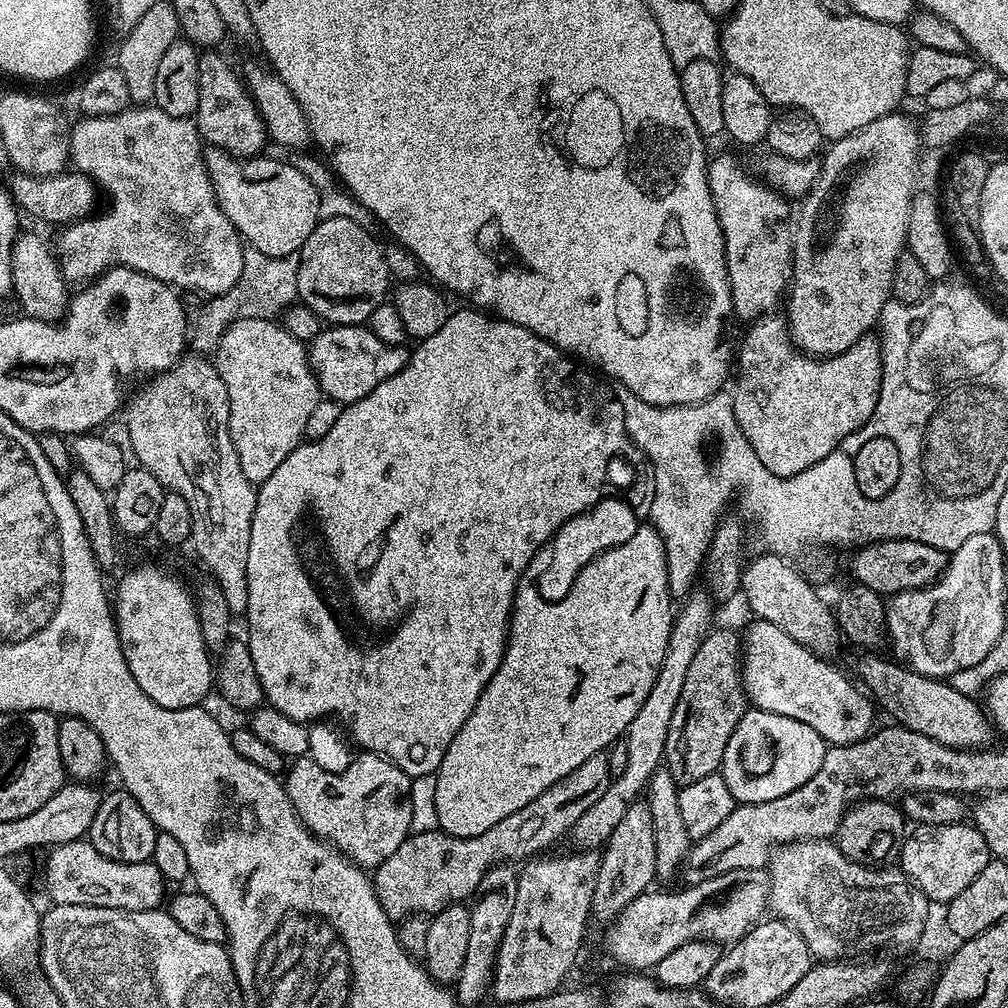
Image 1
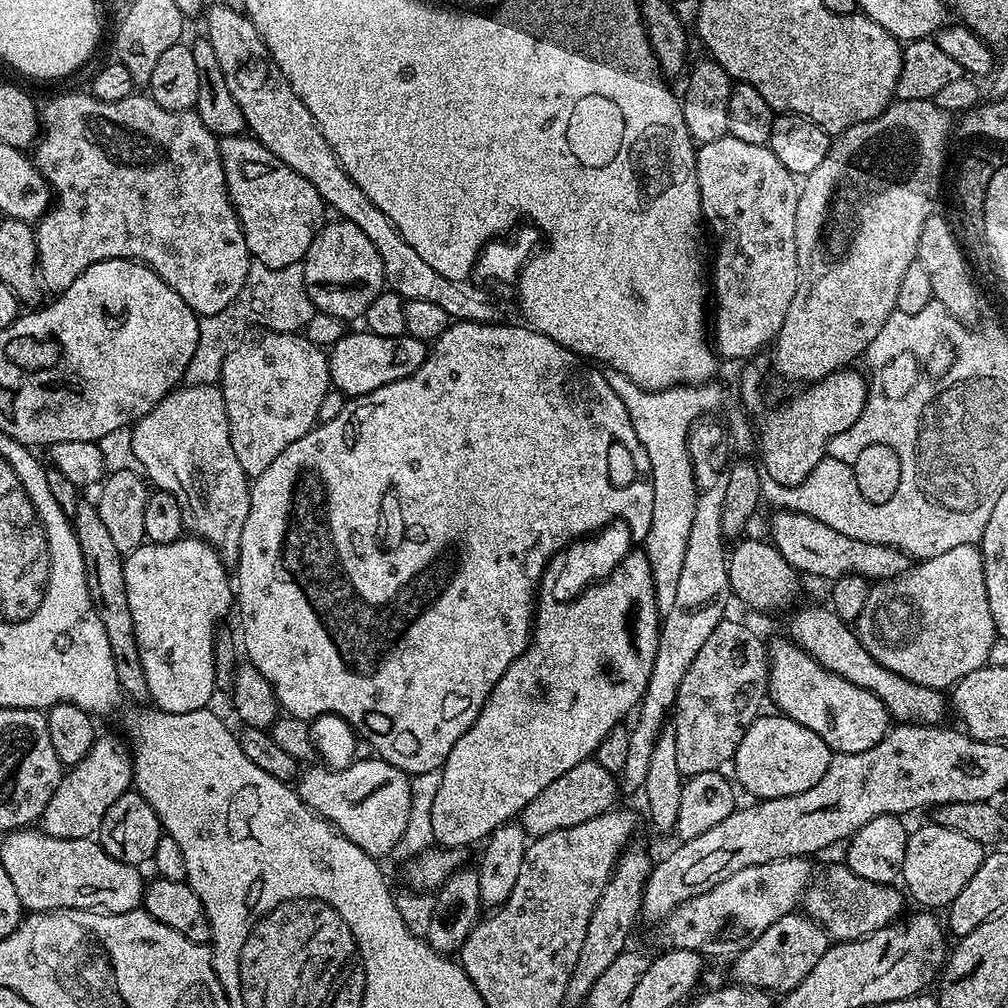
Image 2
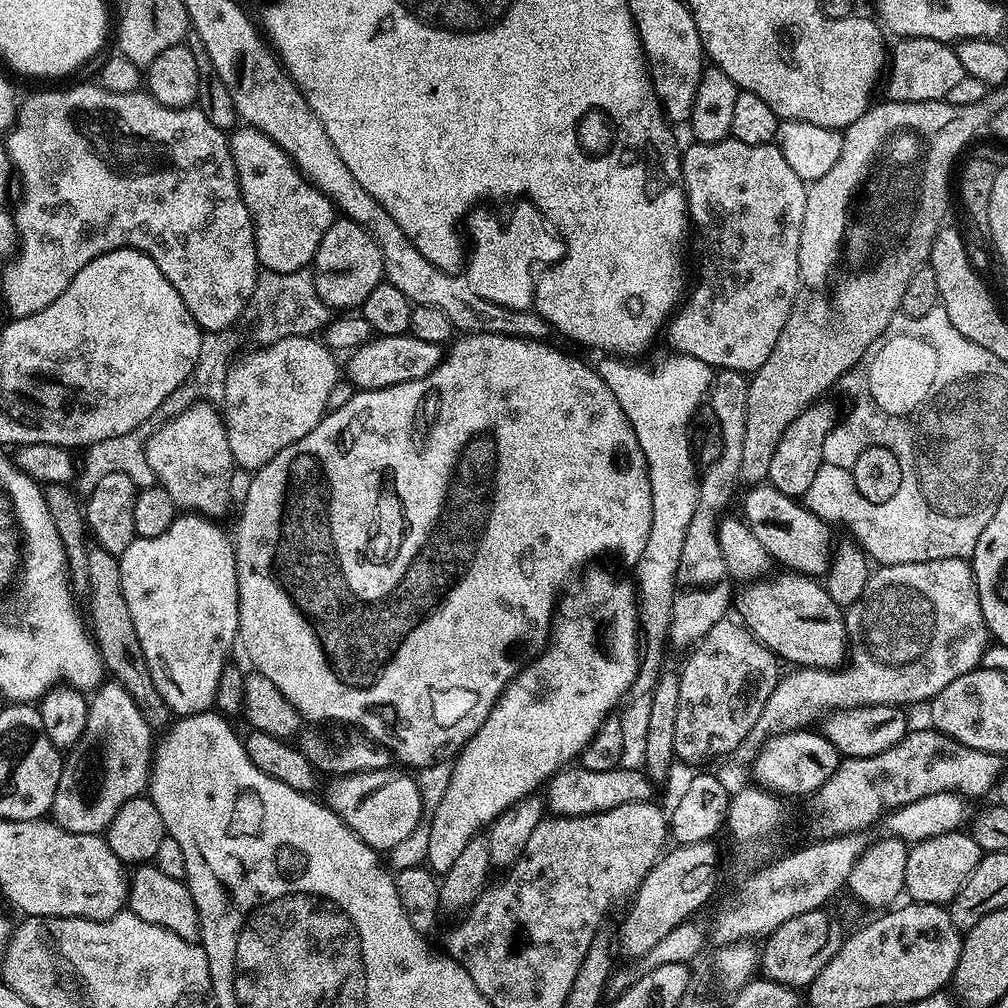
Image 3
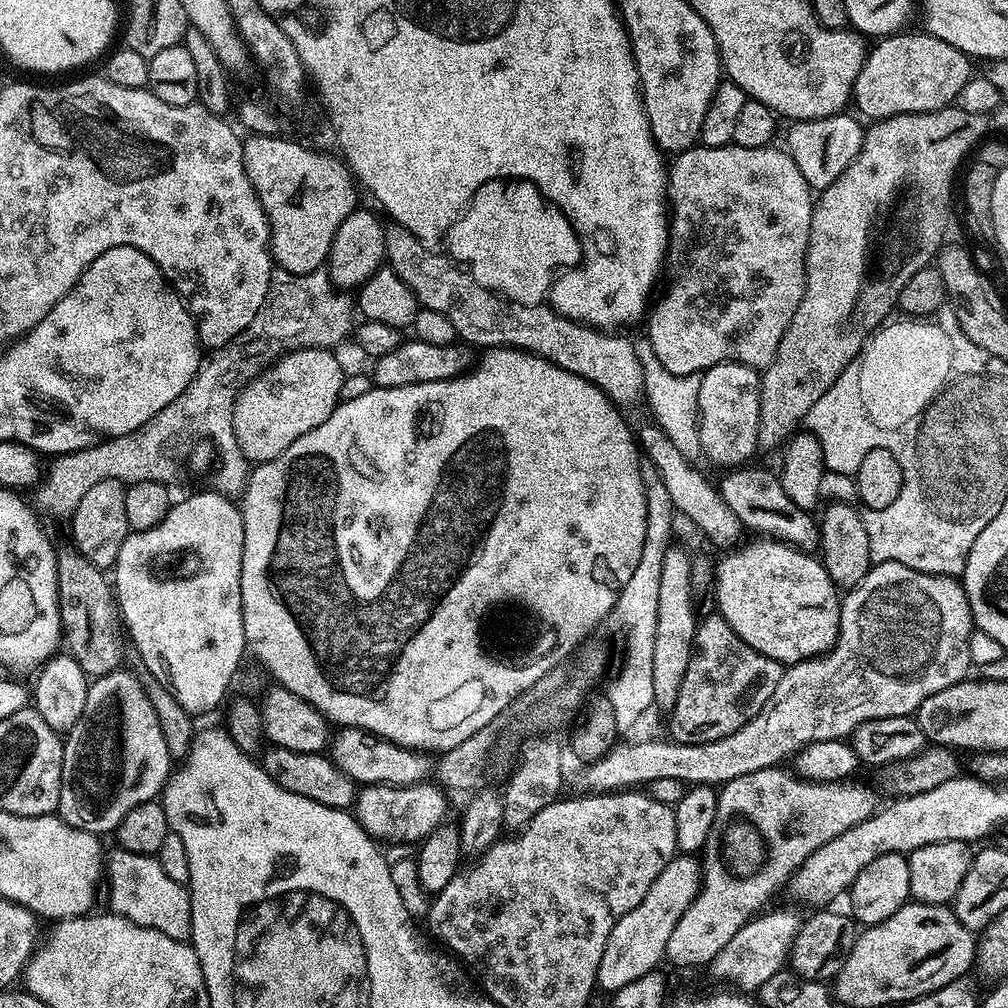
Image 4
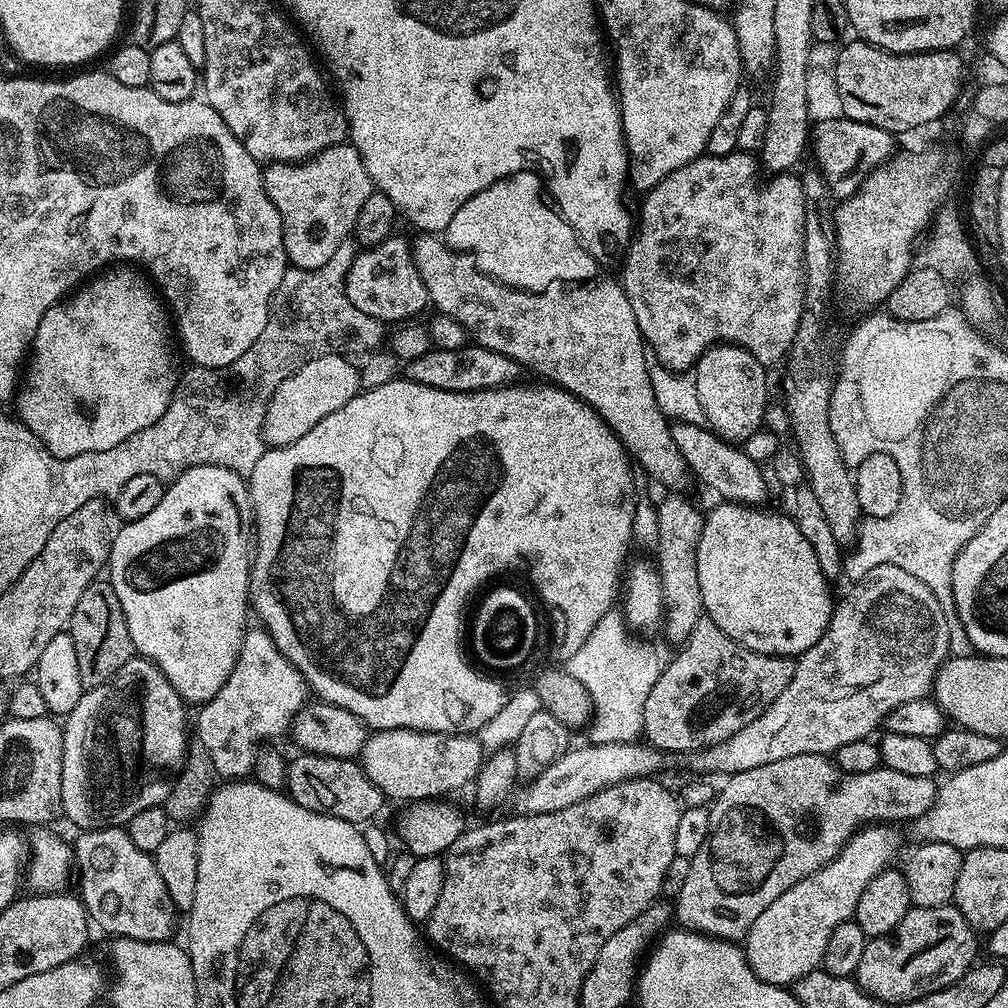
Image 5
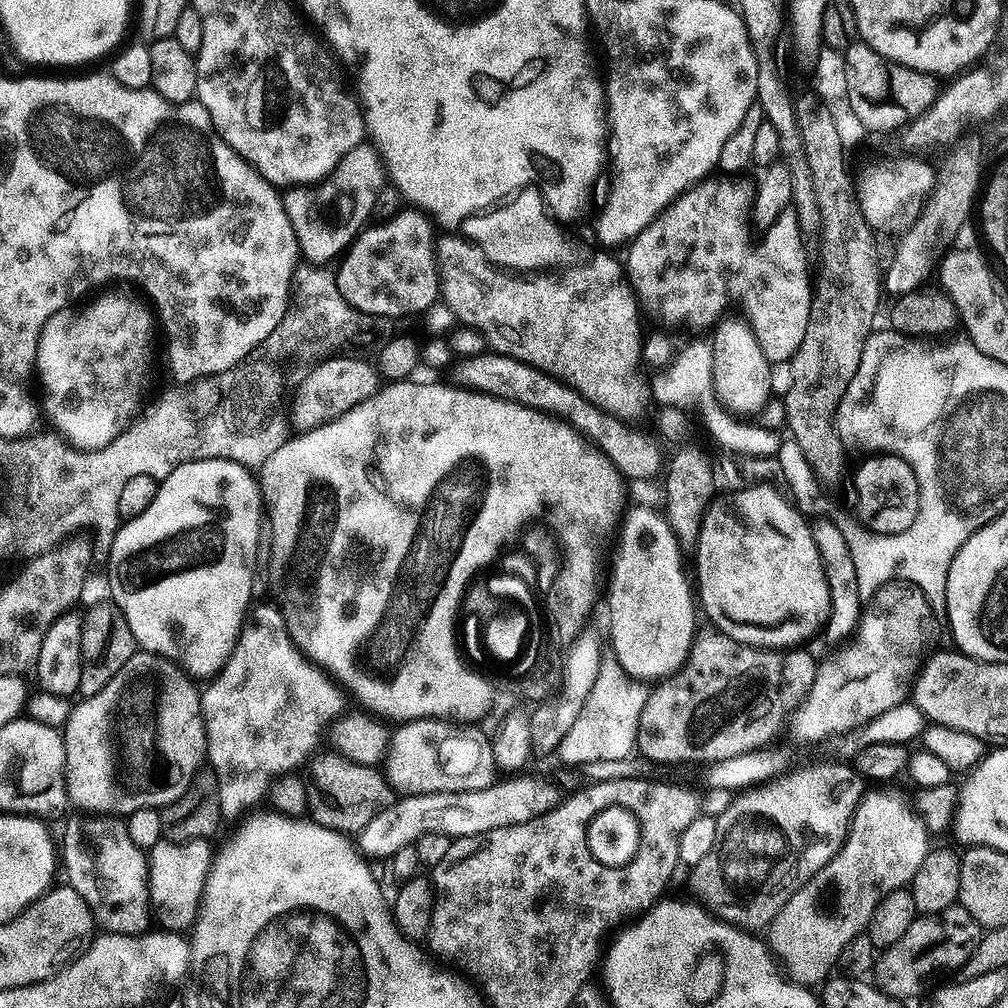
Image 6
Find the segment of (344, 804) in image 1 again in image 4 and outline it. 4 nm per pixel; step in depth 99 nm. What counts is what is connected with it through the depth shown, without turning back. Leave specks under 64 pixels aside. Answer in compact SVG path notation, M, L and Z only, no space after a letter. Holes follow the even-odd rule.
M423 782L406 787L369 784L361 787L354 805L354 815L365 832L377 842L383 842L388 846L419 845L445 823L444 815L448 812L448 800L443 796L445 793L435 783L433 784Z

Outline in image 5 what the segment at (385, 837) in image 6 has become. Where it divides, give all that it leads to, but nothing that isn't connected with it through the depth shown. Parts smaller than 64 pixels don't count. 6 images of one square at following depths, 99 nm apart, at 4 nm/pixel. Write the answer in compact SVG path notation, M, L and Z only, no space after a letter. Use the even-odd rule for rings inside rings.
M588 742L585 748L569 747L567 752L562 753L550 766L546 766L546 770L542 770L540 777L531 781L531 784L527 787L529 788L528 800L532 803L531 811L550 814L554 810L566 810L566 806L574 806L576 802L582 802L583 799L590 798L591 795L598 794L604 788L612 787L623 780L651 777L656 774L654 772L658 771L664 764L665 753L649 746L647 743L636 743L640 742L621 742L619 744Z

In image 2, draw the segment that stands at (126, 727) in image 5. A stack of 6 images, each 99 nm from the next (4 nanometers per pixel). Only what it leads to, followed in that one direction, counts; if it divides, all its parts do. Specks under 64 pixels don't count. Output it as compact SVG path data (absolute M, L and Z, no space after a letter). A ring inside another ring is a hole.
M97 735L86 758L61 775L38 821L39 831L43 835L63 840L87 840L99 833L106 810L110 810L110 806L114 806L114 802L118 802L118 798L133 787L132 757L125 741L121 737L120 740L116 736Z

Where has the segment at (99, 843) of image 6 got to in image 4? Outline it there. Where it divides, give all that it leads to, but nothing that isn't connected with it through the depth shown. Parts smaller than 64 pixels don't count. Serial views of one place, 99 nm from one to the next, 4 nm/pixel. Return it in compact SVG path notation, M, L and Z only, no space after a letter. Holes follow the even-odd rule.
M119 846L106 856L106 888L108 884L108 904L111 915L121 916L138 926L158 930L166 938L192 939L192 897L185 885L174 882L162 870L155 856L134 854Z

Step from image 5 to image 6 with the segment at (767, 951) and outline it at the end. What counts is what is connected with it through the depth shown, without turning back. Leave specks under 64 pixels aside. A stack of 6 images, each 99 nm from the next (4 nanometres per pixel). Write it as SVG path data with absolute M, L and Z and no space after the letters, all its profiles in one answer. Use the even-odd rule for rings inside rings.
M869 791L861 799L856 813L852 815L848 837L844 839L844 845L840 847L838 854L834 854L834 858L826 862L826 866L822 866L818 874L810 877L784 903L782 910L778 910L778 914L766 929L766 944L771 955L778 961L780 968L785 968L783 971L787 979L794 984L816 986L829 979L833 971L831 968L837 967L845 945L867 929L874 910L880 904L882 893L911 885L918 866L930 851L930 843L928 844L930 833L913 807L894 796L886 796L882 792L871 792Z

